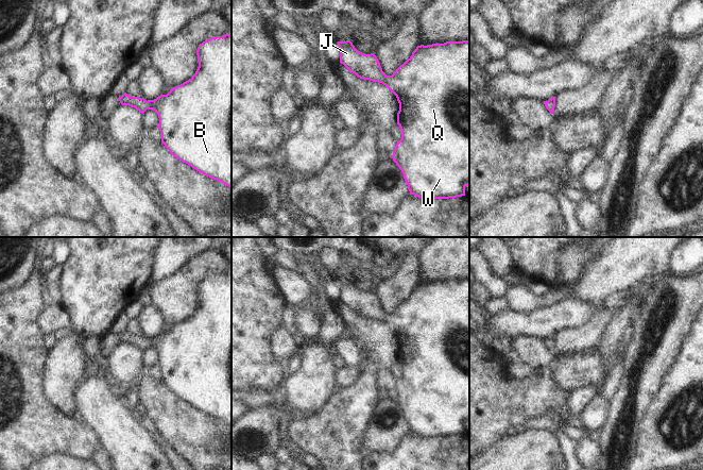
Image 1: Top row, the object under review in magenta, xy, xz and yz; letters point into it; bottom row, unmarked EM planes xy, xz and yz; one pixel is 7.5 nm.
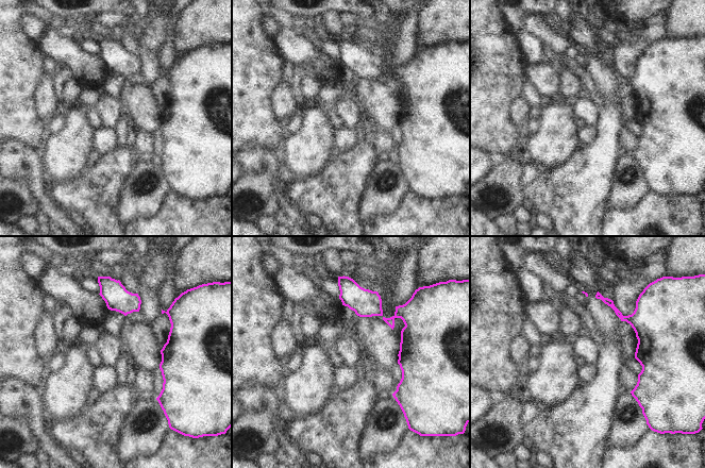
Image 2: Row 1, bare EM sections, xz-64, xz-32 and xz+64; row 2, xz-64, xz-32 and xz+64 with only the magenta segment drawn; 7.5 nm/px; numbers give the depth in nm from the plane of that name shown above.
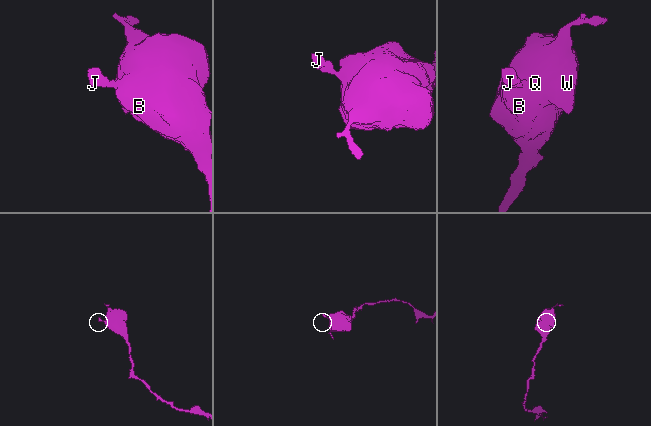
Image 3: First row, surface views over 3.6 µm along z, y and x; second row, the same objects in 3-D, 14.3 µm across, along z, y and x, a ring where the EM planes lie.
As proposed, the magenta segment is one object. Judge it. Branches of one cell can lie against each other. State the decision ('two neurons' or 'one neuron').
one neuron

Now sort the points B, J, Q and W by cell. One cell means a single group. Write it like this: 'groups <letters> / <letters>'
groups B J Q W

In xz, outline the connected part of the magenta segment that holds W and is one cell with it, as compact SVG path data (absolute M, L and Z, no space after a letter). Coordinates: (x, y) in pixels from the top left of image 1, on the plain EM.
M350 279L338 280L338 284L340 286L340 301L350 310L355 312L360 317L382 321L397 336L399 341L397 363L401 368L401 377L397 380L392 397L401 408L410 433L414 433L421 437L449 437L465 434L465 424L469 423L469 279L417 284L412 290L412 293L402 303L400 303L392 314L387 314L382 309L380 301L374 291L364 292L358 289Z

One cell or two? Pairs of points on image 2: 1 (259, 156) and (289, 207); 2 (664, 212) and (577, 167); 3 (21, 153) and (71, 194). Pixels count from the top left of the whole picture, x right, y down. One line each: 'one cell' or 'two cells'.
1: one cell
2: two cells
3: two cells

